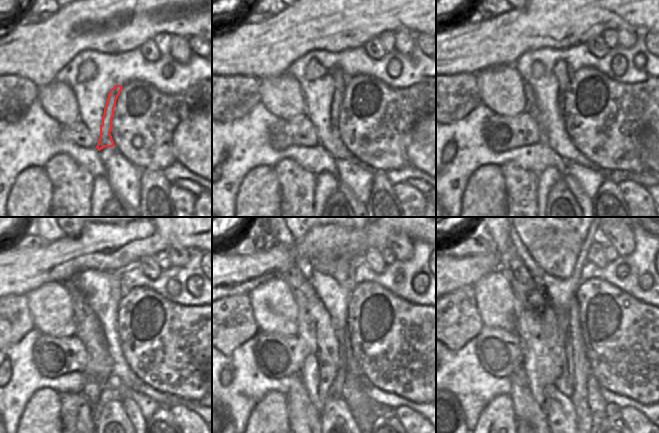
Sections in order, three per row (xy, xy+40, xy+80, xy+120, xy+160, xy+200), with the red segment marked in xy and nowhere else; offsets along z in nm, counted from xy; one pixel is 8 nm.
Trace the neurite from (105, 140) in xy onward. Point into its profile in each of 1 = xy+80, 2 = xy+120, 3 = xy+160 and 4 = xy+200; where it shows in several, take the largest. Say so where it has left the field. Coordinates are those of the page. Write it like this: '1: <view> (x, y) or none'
1: xy+80 (561, 68)
2: xy+120 (115, 289)
3: xy+160 (338, 268)
4: xy+200 (553, 237)

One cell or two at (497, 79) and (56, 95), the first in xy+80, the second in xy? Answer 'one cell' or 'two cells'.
one cell

